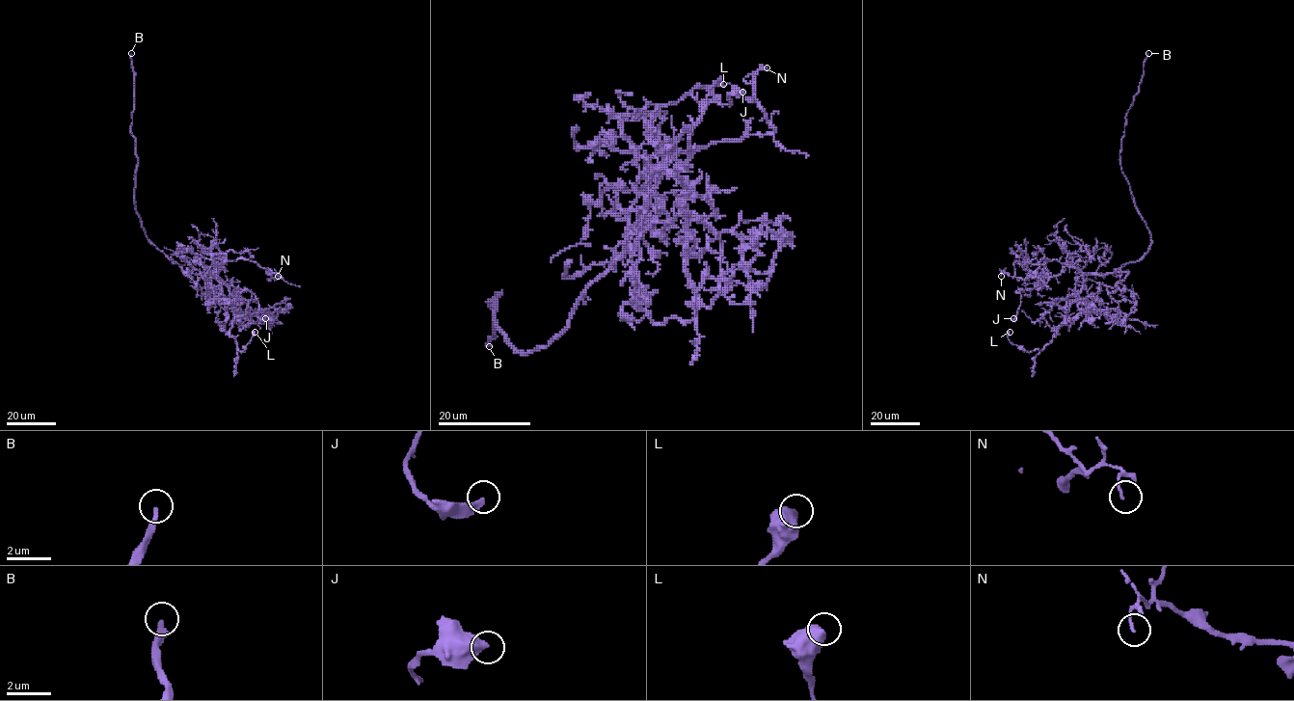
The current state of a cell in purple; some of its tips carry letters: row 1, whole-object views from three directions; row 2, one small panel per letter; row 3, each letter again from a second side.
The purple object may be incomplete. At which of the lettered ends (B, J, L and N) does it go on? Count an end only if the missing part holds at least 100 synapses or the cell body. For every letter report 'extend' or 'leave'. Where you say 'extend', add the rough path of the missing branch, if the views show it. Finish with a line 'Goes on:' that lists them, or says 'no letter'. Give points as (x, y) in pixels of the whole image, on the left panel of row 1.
B: extend | (131, 53), (129, 31), (121, 11)
J: leave
L: leave
N: leave
Goes on: B

